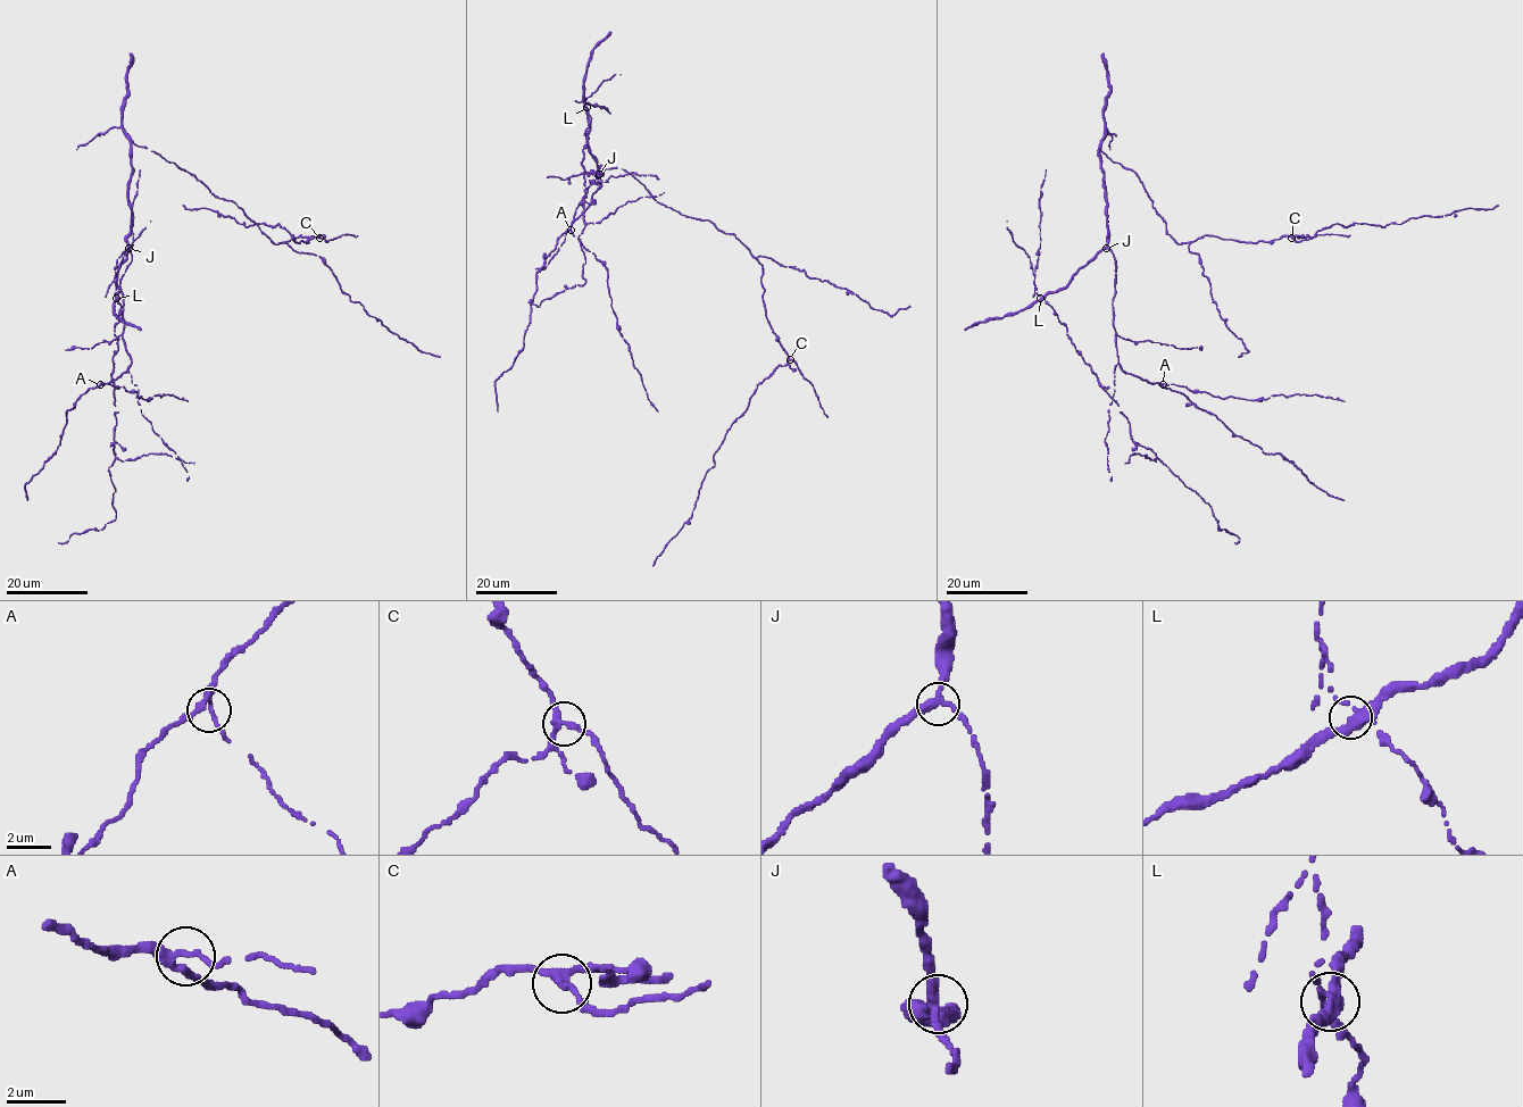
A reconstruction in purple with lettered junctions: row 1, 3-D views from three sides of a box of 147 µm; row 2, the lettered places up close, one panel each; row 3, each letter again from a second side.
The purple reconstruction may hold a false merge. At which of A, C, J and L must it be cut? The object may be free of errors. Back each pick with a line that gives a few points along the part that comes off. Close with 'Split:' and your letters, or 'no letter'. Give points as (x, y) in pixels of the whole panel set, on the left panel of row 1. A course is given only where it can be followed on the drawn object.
L: foreign part runs (117, 298), (111, 381), (117, 424), (108, 467), (116, 518), (58, 542)
Split: L

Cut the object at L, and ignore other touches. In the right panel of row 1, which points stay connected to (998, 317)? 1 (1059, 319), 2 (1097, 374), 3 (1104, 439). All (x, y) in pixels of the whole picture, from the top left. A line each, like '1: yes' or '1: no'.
1: no
2: no
3: yes

